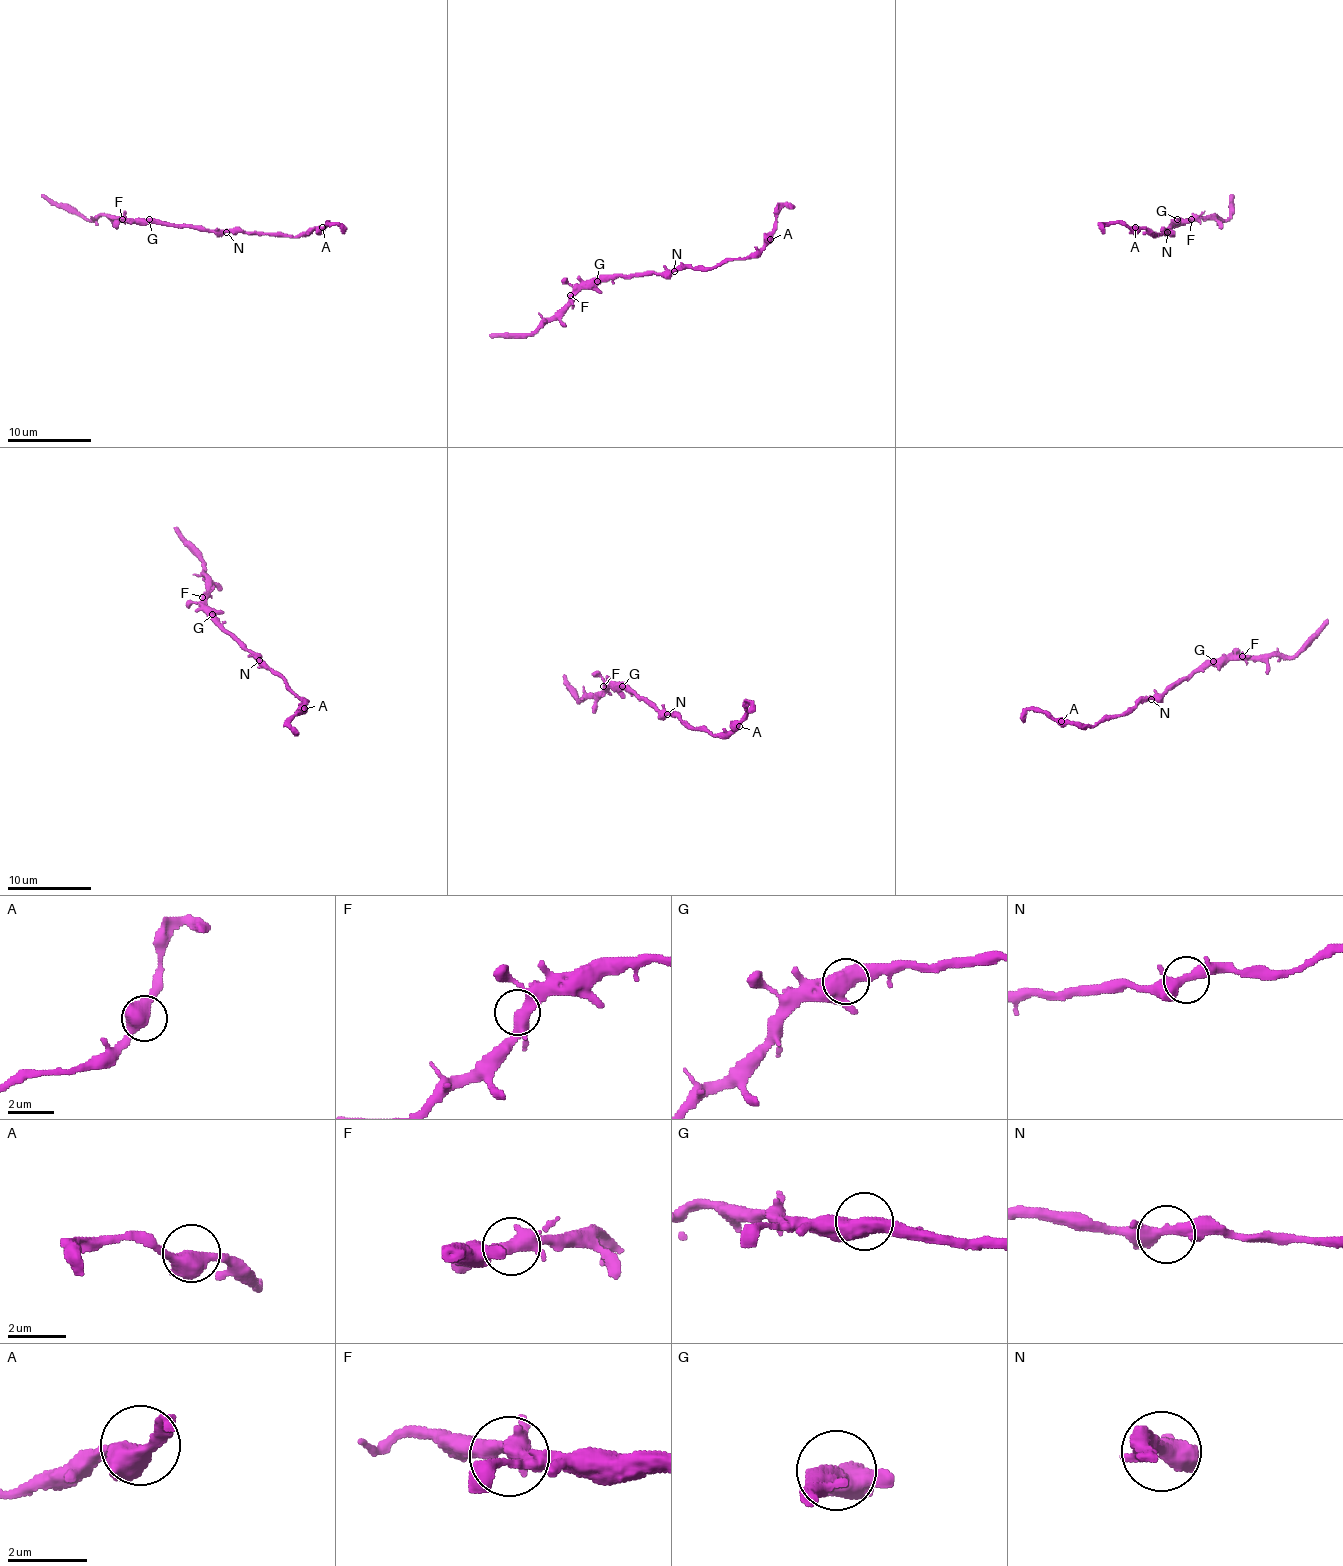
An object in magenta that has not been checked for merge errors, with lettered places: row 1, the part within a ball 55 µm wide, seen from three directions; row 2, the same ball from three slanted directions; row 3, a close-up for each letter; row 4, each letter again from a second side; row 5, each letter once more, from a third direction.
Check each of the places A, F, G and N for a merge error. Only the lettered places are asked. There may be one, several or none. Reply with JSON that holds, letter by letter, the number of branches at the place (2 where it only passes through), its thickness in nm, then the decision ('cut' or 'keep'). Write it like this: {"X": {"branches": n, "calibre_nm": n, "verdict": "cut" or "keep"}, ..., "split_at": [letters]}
{"A": {"branches": 3, "calibre_nm": 400, "verdict": "keep"}, "F": {"branches": 5, "calibre_nm": 360, "verdict": "keep"}, "G": {"branches": 3, "calibre_nm": 480, "verdict": "keep"}, "N": {"branches": 3, "calibre_nm": 360, "verdict": "keep"}, "split_at": []}

